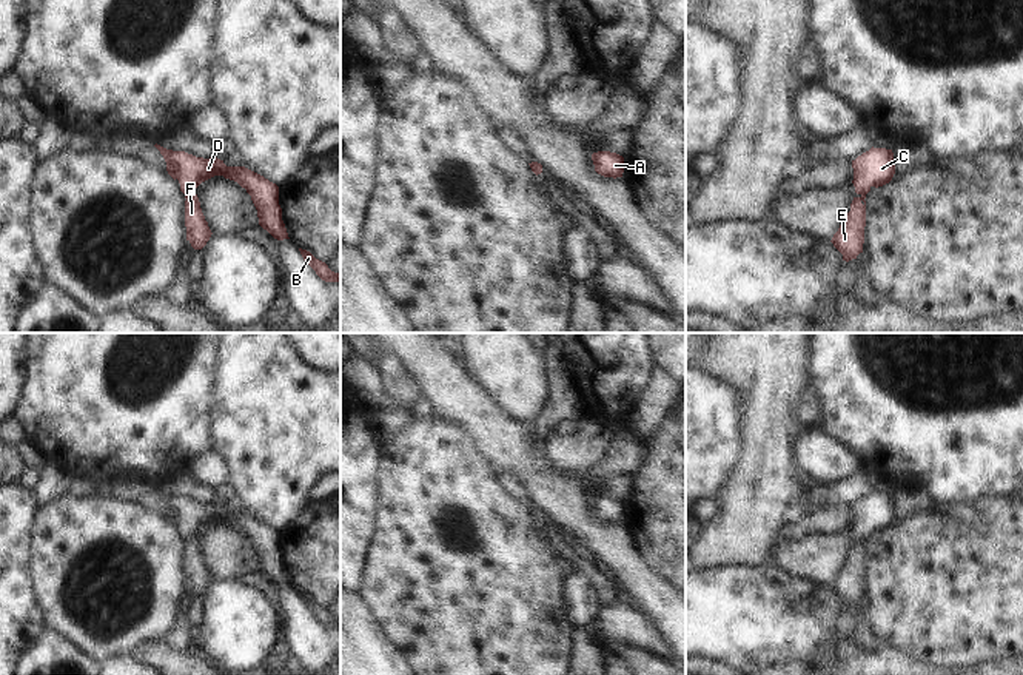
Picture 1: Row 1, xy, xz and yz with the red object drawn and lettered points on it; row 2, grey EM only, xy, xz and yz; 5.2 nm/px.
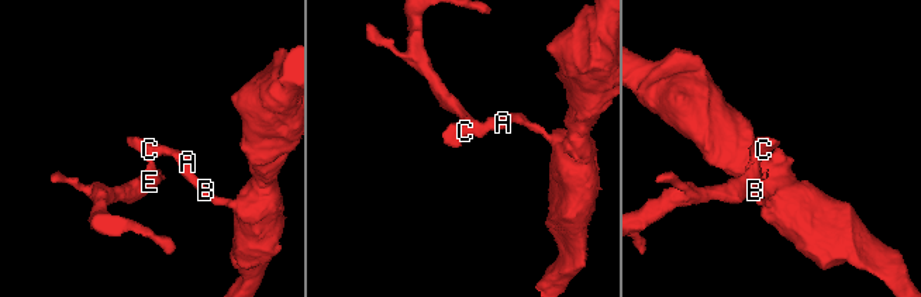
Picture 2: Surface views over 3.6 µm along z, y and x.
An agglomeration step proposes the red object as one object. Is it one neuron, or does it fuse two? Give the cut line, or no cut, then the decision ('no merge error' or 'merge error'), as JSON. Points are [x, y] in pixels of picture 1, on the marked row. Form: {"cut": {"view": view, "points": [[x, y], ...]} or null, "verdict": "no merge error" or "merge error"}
{"cut": {"view": "xy", "points": [[194, 190], [185, 194]]}, "verdict": "merge error"}

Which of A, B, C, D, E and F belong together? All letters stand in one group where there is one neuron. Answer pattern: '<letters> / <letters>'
A B C D / E F

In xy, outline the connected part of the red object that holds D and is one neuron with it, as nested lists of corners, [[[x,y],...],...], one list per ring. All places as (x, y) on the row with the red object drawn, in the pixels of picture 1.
[[[157,143],[154,146],[163,156],[168,174],[179,180],[183,194],[196,191],[202,182],[214,176],[223,176],[237,182],[251,196],[257,210],[259,225],[263,230],[277,240],[290,239],[282,220],[279,186],[276,183],[245,166],[226,166],[217,157],[203,159],[185,151],[166,149]]]

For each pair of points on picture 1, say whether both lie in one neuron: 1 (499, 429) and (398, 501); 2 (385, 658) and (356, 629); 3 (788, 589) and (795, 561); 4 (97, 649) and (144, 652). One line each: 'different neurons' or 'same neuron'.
1: different neurons
2: same neuron
3: different neurons
4: different neurons

